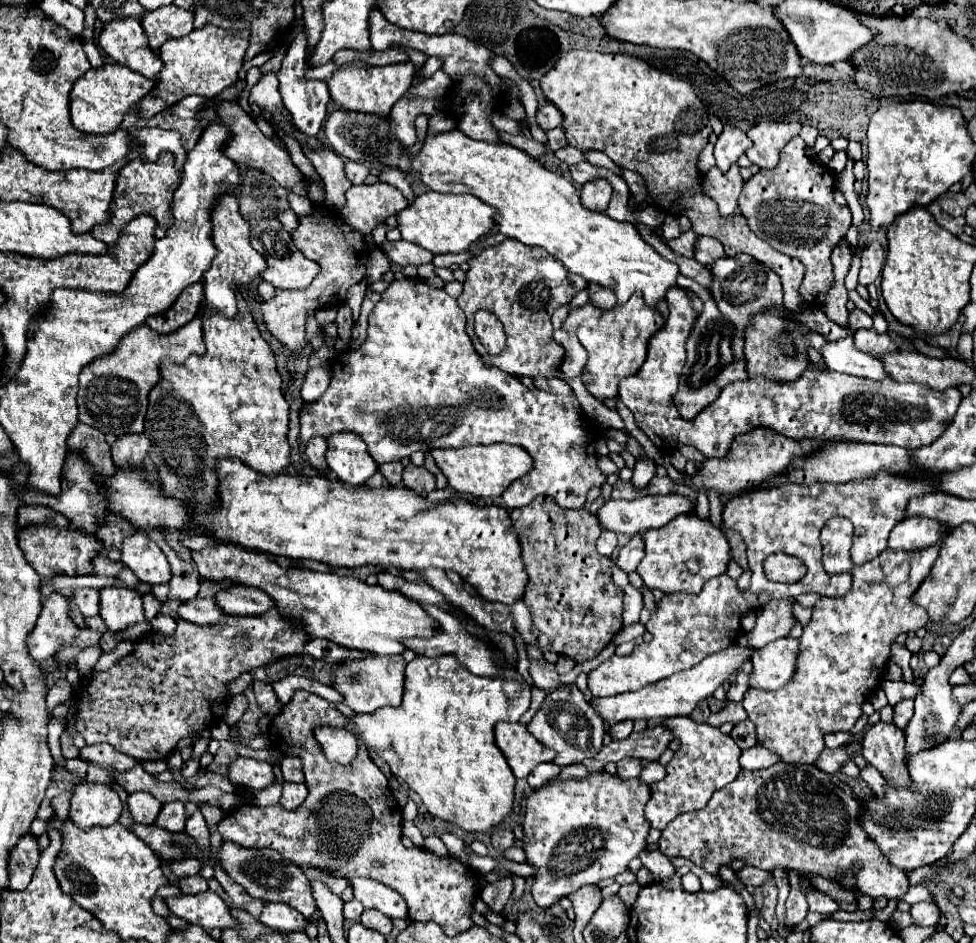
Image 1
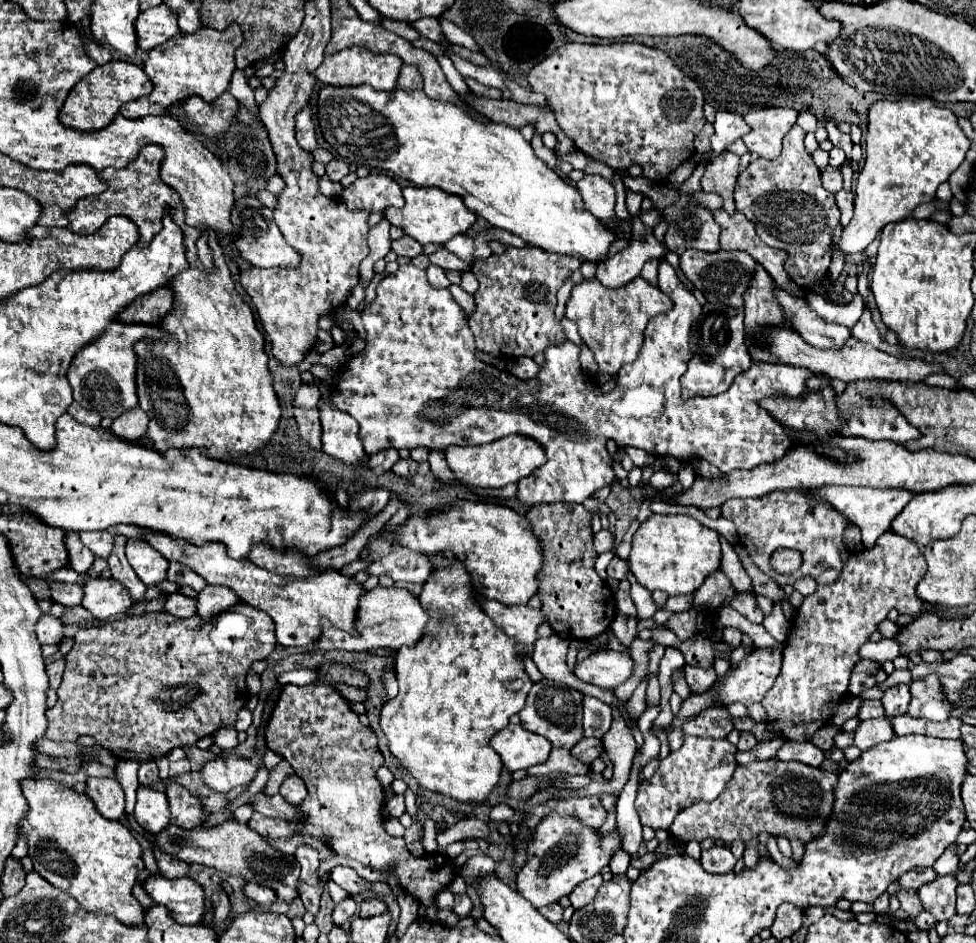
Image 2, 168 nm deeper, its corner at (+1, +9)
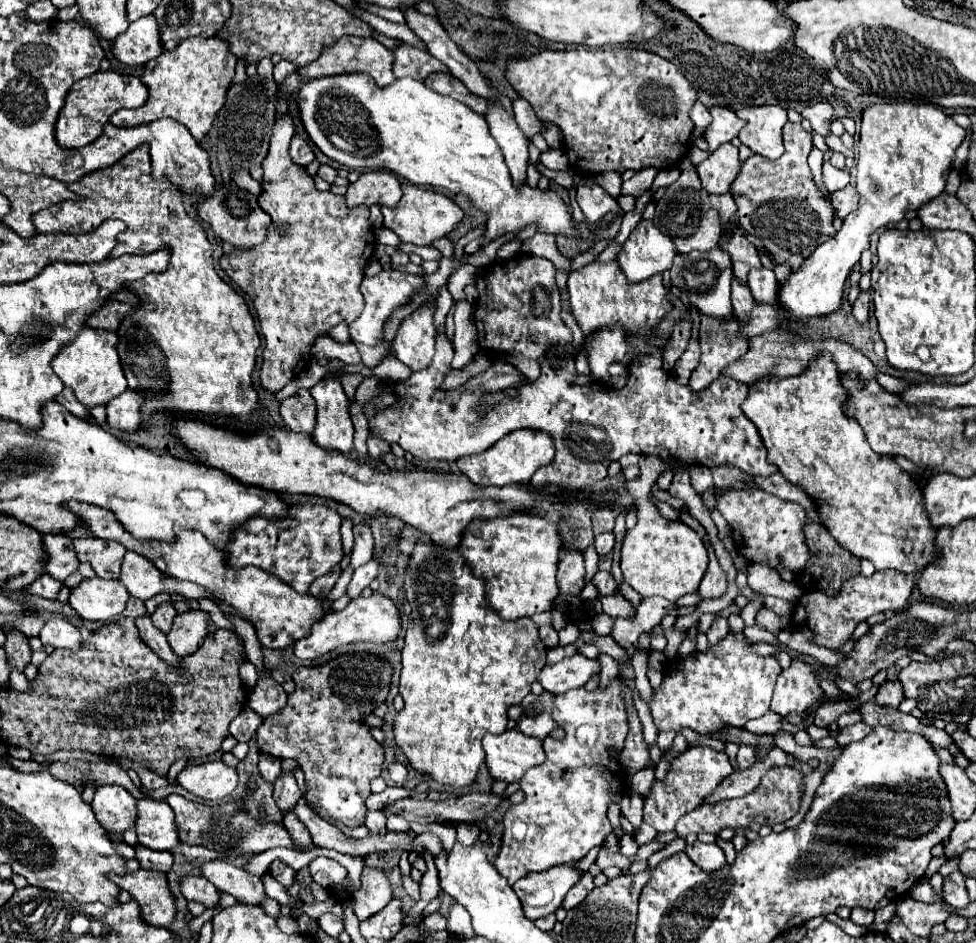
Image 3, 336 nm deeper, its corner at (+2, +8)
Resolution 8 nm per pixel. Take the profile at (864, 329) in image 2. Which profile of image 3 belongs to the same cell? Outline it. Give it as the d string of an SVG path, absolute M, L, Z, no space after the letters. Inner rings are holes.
M864 292L862 296L858 296L858 300L854 302L852 310L854 310L854 318L860 322L860 324L866 324L868 322L868 310L870 310L870 300L866 296L868 292Z

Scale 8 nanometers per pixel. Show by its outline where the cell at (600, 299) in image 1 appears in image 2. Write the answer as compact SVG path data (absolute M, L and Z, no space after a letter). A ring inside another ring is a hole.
M635 217L631 221L629 245L611 259L601 261L597 265L597 279L611 289L623 287L641 273L643 265L649 259L661 261L665 255L667 255L667 247L655 239L653 227L645 227L641 219Z

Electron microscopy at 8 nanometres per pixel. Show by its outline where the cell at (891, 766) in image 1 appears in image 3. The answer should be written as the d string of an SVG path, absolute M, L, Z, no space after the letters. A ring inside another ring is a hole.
M858 722L858 724L854 724L854 726L846 726L846 728L842 728L840 734L836 736L836 740L838 740L840 746L846 746L846 744L852 744L852 742L860 742L860 740L864 740L872 730L874 730L874 728L866 728L866 724Z

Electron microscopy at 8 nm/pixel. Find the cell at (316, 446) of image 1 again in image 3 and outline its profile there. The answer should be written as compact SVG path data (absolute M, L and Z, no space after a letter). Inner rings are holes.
M298 390L280 404L284 424L304 436L312 436L316 424L316 404L308 390Z

